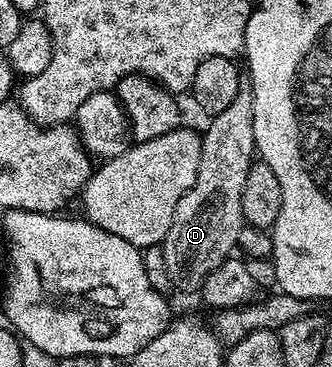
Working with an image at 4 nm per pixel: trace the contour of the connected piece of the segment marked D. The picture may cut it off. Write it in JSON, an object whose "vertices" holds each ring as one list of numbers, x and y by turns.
{"vertices":[[242,82,238,87,236,97,232,97,232,105,224,109,224,113,216,113,209,120,206,131,201,132,202,152,200,153,199,169,196,171,196,181,176,203,172,215,172,223,168,233,161,241,164,253,164,265,168,265,168,277,175,288,182,291,197,292,202,282,224,260,235,254,240,237,240,229,244,225,242,217,242,194,244,181,248,177,248,169,256,161,254,145,254,130,252,129,252,89,249,82]]}

